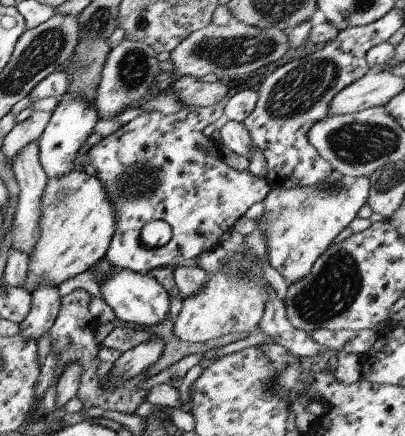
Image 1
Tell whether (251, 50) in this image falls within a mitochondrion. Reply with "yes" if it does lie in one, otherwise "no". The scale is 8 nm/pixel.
yes

